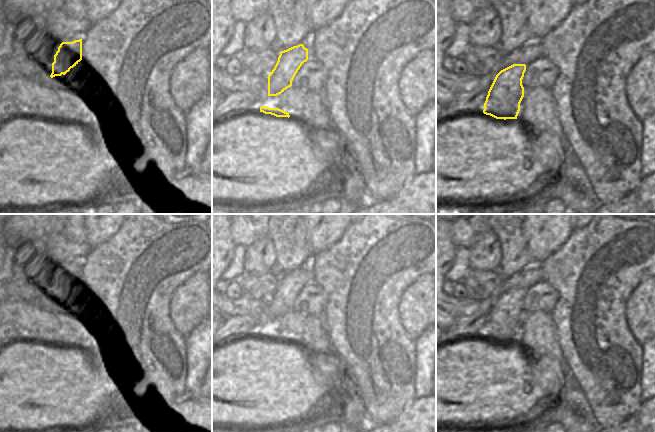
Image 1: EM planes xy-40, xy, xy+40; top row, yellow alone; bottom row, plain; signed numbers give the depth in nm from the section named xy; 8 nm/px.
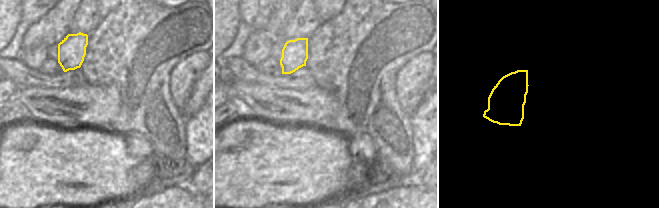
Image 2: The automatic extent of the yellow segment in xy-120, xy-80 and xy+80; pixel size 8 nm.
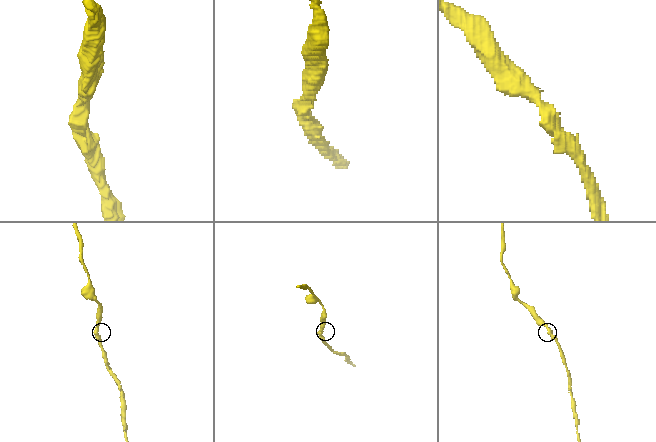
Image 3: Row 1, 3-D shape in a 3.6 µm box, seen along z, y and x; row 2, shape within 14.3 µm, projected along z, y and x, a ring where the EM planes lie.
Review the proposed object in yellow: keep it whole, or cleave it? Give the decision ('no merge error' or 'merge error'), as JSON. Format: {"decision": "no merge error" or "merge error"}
{"decision": "no merge error"}

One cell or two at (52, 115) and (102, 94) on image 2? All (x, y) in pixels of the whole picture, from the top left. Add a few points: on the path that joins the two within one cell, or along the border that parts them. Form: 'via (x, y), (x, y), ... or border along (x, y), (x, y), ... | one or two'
via (64, 109), (81, 110), (86, 105), (90, 105) | one

